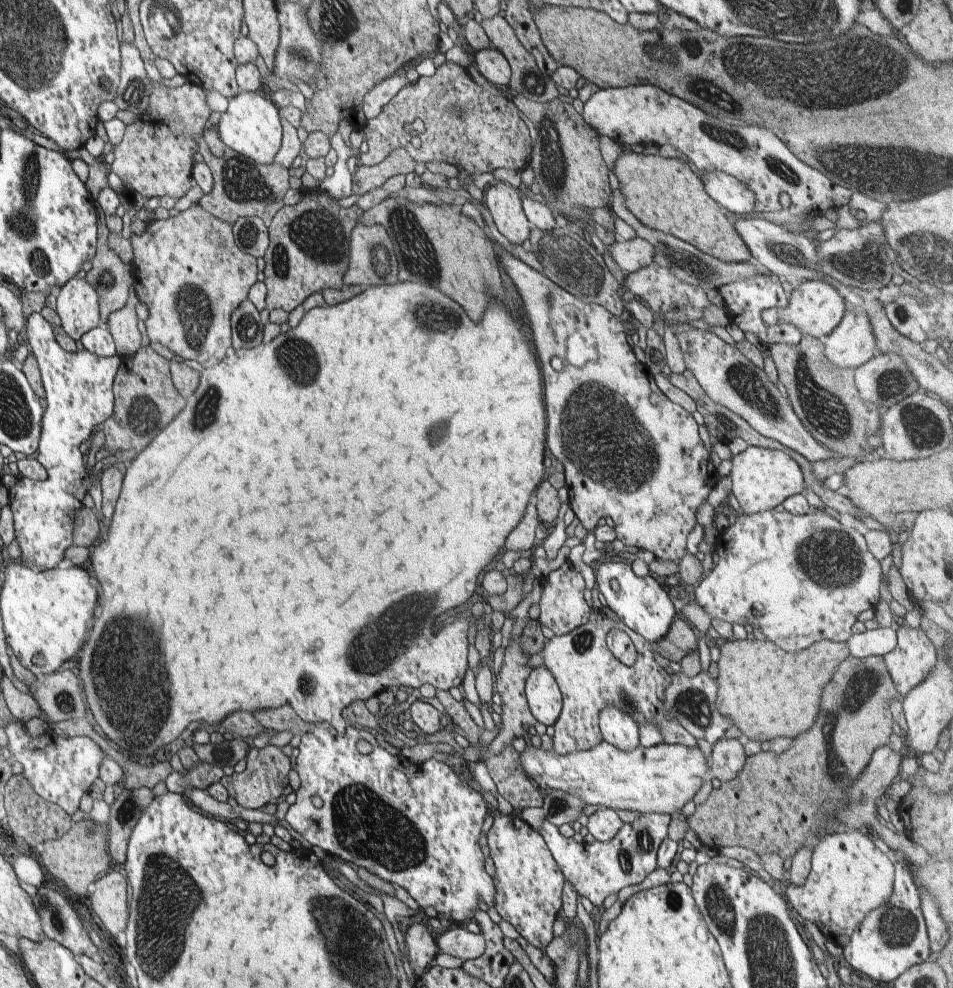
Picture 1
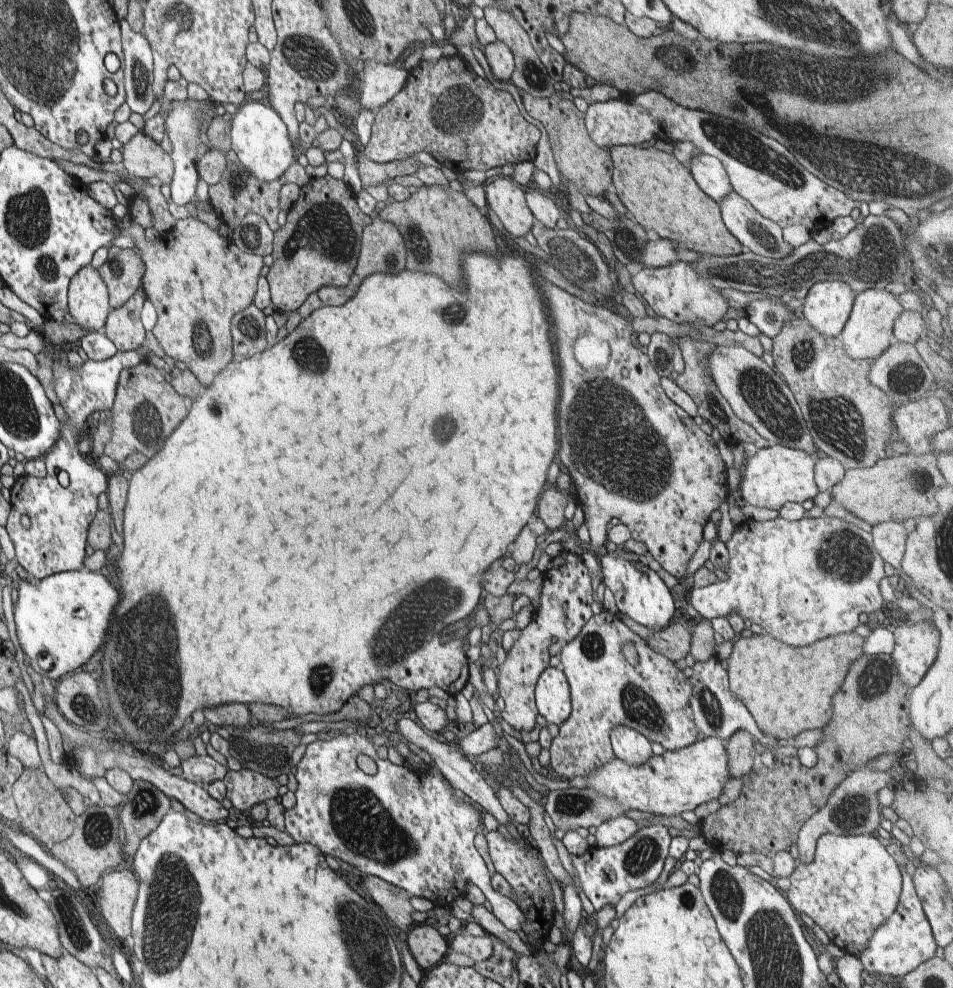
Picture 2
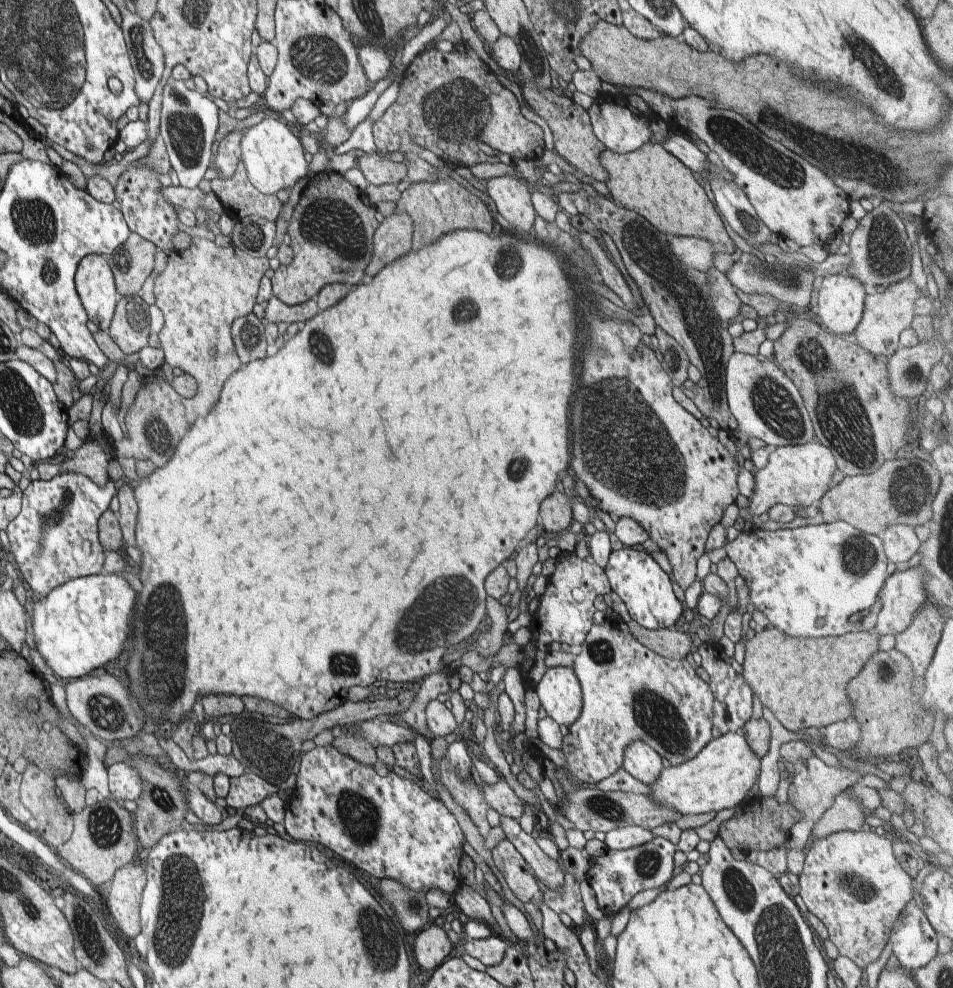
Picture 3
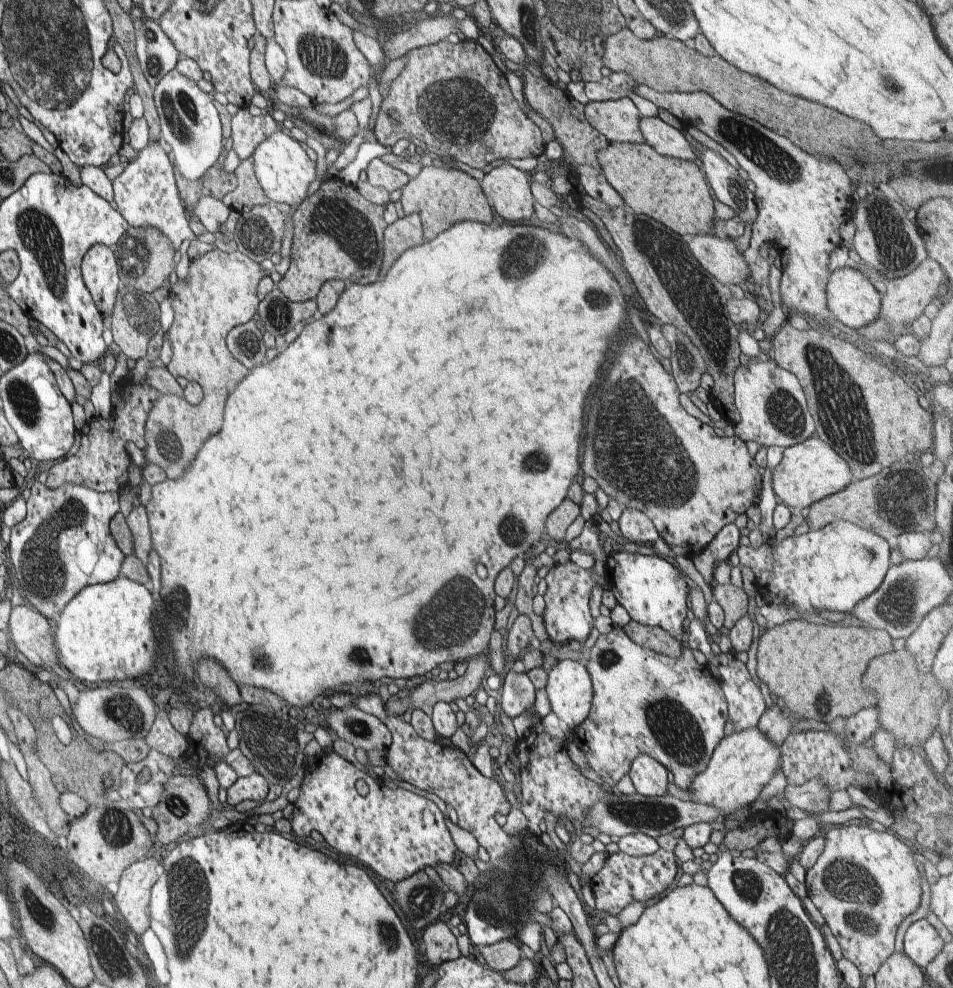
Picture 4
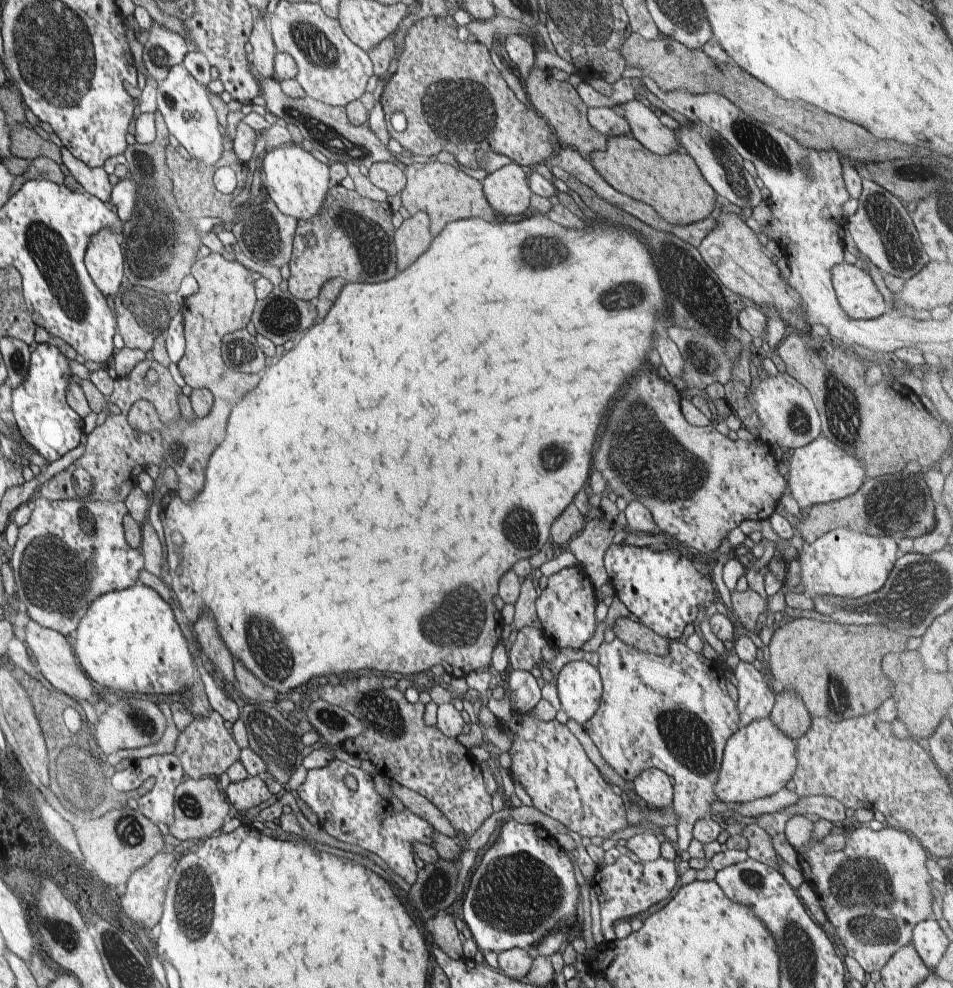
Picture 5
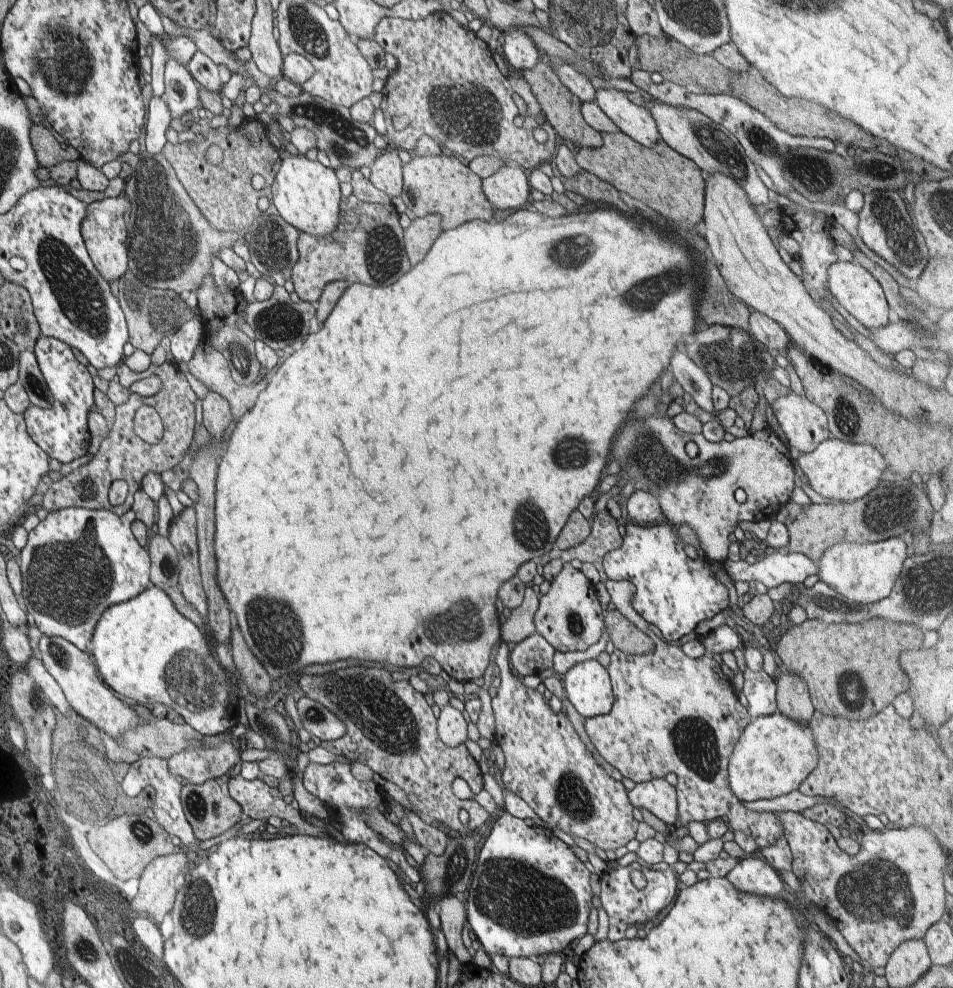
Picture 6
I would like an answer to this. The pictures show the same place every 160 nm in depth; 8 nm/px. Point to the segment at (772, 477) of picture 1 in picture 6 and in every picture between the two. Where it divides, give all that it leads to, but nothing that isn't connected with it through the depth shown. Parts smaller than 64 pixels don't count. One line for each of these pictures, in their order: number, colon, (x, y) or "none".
2: (776, 475)
3: (797, 475)
4: (812, 470)
5: (820, 472)
6: (839, 470)

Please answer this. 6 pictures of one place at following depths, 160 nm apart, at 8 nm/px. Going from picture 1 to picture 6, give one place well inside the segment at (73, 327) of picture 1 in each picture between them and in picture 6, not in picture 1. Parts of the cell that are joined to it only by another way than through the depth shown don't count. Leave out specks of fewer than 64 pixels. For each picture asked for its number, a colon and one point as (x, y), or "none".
2: (89, 298)
3: (94, 282)
4: (99, 269)
5: (103, 258)
6: (104, 231)

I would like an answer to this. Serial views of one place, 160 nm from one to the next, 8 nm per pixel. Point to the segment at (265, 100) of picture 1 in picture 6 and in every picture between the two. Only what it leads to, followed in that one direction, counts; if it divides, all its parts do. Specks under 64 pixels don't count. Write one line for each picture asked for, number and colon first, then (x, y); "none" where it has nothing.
2: (259, 137)
3: (273, 156)
4: (282, 166)
5: (298, 183)
6: (306, 194)

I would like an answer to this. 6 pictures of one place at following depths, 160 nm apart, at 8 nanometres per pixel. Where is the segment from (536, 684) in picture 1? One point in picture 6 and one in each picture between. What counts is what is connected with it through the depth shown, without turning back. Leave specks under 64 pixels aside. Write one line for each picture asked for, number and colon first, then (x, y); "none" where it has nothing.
2: (552, 693)
3: (559, 690)
4: (569, 686)
5: (579, 685)
6: (587, 685)

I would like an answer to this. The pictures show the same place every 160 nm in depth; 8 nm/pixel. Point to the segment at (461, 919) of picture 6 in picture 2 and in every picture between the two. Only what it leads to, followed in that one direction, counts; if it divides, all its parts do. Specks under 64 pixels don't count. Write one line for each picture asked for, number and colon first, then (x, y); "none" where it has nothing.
2: (428, 947)
3: (431, 944)
4: (440, 944)
5: (444, 931)

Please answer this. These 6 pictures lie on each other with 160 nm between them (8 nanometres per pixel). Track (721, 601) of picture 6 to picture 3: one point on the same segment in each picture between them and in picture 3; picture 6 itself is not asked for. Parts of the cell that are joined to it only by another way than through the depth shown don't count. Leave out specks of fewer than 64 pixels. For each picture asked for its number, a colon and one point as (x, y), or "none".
3: (645, 588)
4: (652, 589)
5: (665, 589)

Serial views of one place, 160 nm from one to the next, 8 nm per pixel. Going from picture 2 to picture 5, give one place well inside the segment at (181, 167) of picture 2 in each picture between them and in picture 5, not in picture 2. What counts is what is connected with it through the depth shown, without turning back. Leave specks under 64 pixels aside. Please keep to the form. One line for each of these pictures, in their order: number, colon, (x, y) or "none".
3: (189, 120)
4: (190, 123)
5: (184, 103)

